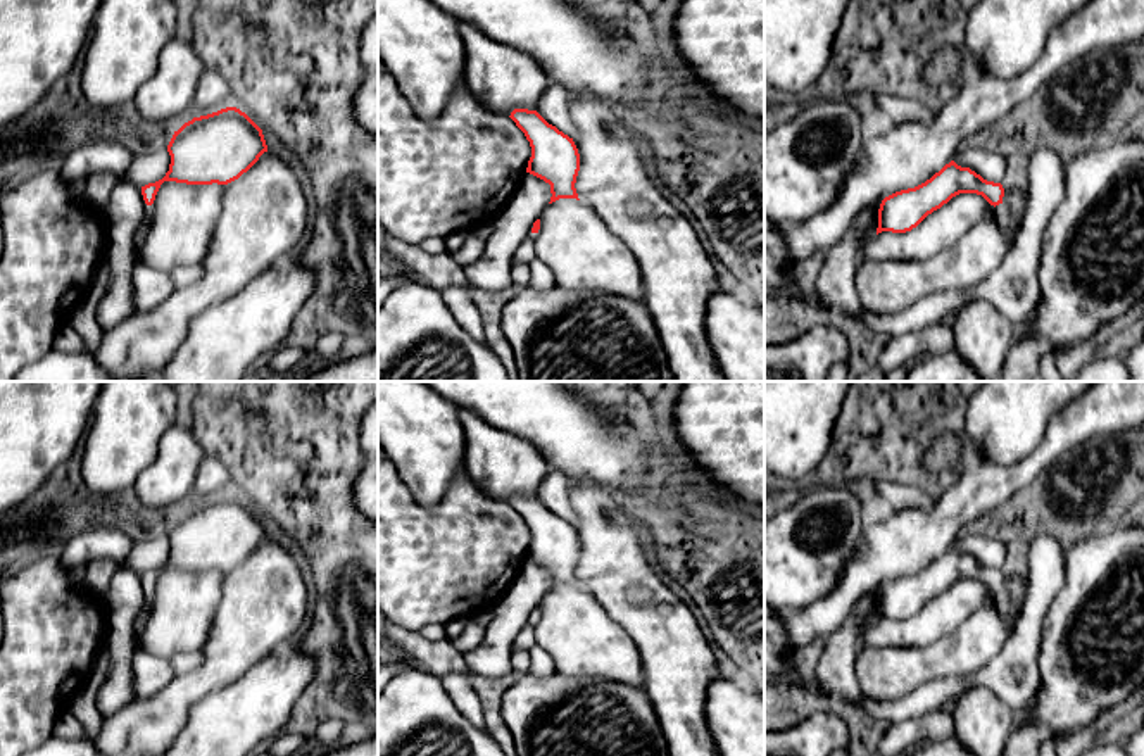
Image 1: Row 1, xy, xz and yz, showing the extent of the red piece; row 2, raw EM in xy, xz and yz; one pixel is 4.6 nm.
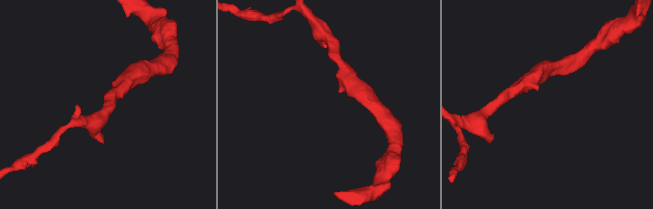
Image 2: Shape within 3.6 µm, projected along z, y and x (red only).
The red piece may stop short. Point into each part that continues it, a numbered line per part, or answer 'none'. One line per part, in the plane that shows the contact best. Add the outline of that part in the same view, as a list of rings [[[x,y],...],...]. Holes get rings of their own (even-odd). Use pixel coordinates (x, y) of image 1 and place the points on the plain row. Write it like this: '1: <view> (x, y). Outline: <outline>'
1: yz (1003, 599). Outline: [[[996,592],[996,606],[999,609],[1001,618],[1006,621],[1008,628],[1015,628],[1018,621],[1018,614],[1013,609],[1013,599],[1008,592]]]

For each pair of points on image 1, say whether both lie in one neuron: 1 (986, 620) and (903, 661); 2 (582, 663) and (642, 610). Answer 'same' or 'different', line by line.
1: same
2: different

